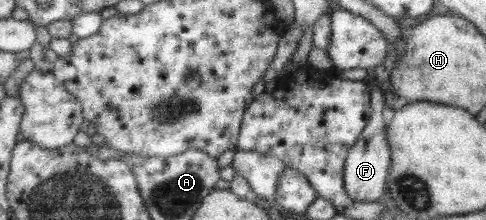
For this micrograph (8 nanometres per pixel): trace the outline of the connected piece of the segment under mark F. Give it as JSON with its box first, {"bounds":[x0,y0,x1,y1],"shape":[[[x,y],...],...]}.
{"bounds":[342,79,390,202],"shape":[[[367,79],[370,91],[370,116],[361,130],[357,141],[348,149],[342,173],[345,195],[353,201],[377,202],[386,186],[386,177],[390,164],[390,151],[385,141],[384,129],[388,120],[381,90],[375,85],[375,79]]]}

